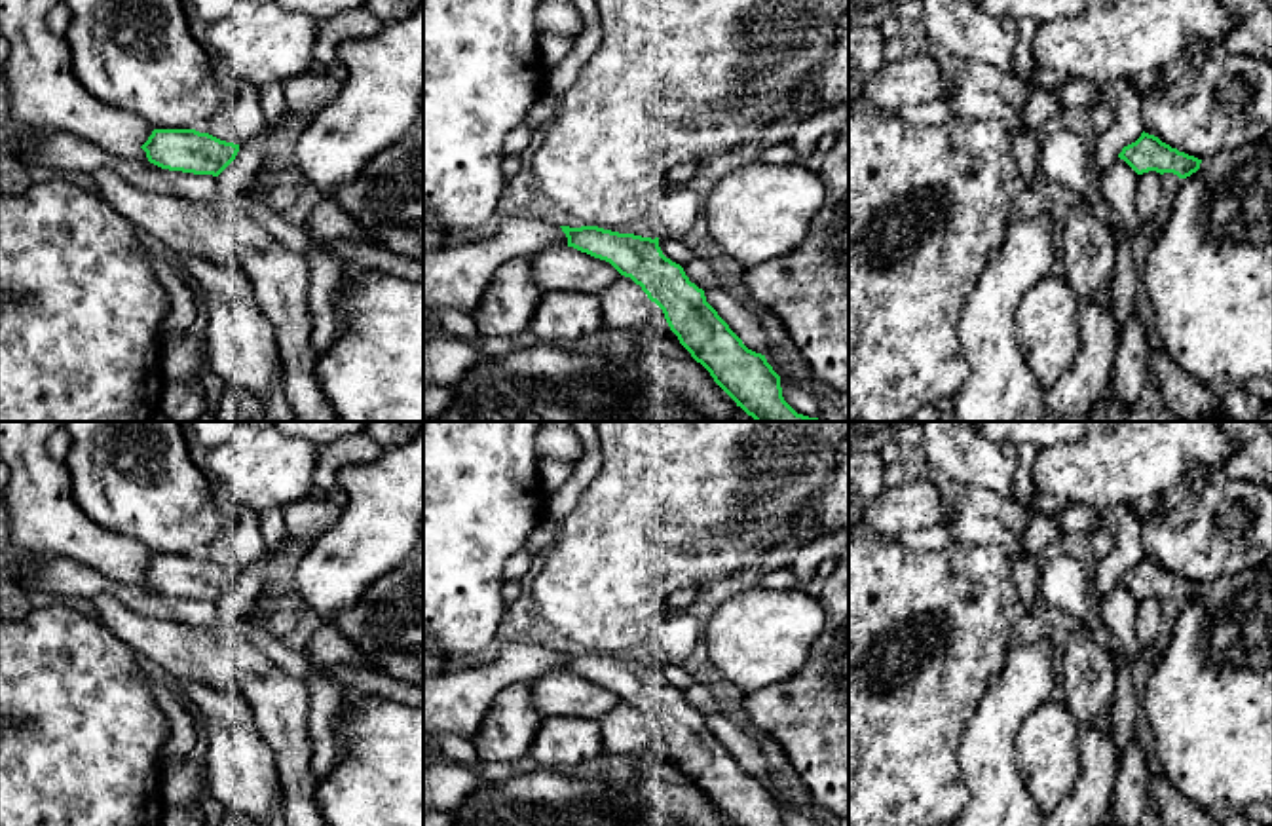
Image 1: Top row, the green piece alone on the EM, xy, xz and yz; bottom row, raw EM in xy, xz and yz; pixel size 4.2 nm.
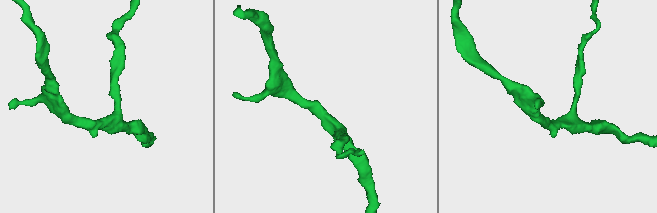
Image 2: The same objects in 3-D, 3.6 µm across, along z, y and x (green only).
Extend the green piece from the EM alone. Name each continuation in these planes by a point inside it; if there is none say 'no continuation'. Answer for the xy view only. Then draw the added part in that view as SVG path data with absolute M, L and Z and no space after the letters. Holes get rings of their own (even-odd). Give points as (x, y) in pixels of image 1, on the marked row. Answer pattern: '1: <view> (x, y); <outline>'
no continuation

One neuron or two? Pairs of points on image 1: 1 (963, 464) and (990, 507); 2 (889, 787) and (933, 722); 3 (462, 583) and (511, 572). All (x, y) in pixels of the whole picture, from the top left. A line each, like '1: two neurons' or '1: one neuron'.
1: two neurons
2: one neuron
3: two neurons

